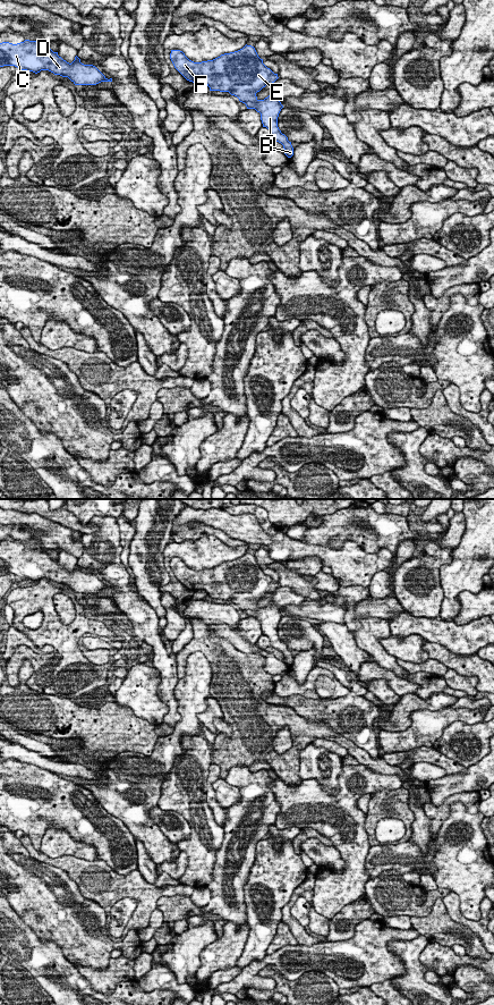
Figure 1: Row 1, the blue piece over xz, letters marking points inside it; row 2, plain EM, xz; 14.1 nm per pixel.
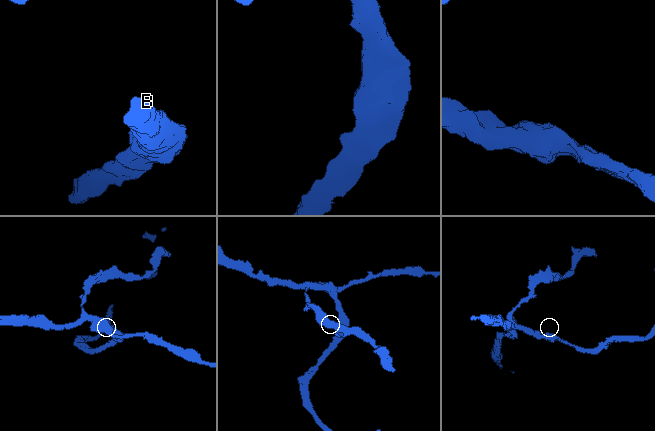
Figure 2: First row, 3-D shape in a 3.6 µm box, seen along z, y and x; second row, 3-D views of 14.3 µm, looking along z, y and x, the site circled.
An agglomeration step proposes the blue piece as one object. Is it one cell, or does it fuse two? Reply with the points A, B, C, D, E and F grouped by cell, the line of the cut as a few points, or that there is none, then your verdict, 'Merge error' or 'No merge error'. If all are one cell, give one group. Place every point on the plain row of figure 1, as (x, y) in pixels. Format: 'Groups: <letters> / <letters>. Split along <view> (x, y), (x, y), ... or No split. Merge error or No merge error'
Groups: A B C D E F. No split. No merge error

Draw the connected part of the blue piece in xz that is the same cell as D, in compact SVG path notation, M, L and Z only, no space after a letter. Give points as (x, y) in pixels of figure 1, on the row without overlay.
M25 548L17 552L0 551L0 575L3 574L15 574L35 582L49 578L54 583L68 585L75 593L112 590L112 586L108 588L95 574L82 572L77 564L71 572L67 571L41 548Z

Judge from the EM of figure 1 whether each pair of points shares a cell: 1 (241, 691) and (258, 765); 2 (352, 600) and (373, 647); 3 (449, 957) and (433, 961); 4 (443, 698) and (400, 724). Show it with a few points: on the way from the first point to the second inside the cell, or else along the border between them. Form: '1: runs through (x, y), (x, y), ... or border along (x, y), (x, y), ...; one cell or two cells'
1: border along (247, 766), (256, 760), (264, 760), (278, 777); two cells
2: runs through (350, 611), (350, 619), (366, 635); one cell
3: runs through (445, 959), (436, 959); one cell
4: runs through (431, 703), (412, 704), (406, 711); one cell

